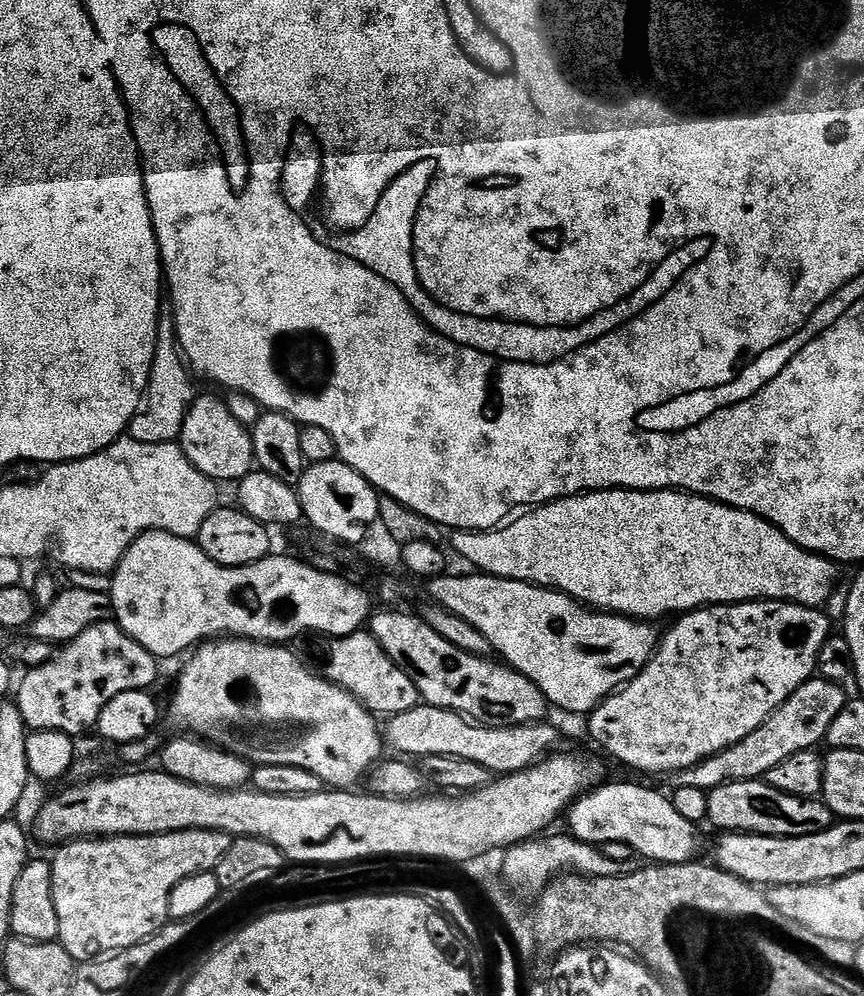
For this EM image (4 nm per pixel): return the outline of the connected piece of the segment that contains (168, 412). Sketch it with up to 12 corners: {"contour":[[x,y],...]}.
{"contour":[[161,315],[148,388],[127,435],[147,444],[179,441],[198,395]]}

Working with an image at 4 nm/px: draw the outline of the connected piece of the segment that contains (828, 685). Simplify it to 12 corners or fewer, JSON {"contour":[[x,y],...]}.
{"contour":[[806,681],[742,742],[671,773],[711,790],[815,749],[846,702]]}

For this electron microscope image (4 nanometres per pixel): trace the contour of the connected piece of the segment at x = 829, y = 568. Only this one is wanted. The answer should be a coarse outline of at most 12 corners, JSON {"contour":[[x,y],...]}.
{"contour":[[605,488],[453,531],[473,569],[659,621],[823,609],[837,565],[758,514]]}

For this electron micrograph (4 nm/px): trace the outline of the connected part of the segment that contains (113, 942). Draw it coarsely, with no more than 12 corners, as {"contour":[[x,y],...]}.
{"contour":[[233,837],[69,840],[50,860],[58,943],[78,962],[169,923],[170,890]]}

